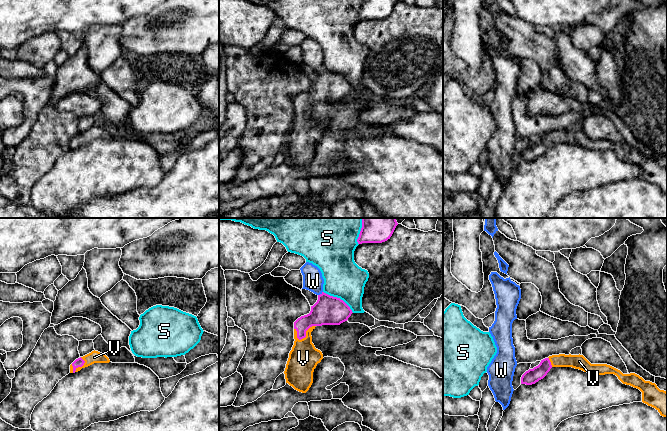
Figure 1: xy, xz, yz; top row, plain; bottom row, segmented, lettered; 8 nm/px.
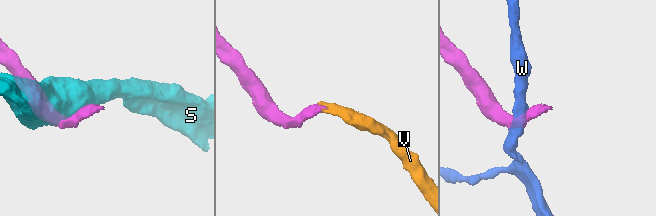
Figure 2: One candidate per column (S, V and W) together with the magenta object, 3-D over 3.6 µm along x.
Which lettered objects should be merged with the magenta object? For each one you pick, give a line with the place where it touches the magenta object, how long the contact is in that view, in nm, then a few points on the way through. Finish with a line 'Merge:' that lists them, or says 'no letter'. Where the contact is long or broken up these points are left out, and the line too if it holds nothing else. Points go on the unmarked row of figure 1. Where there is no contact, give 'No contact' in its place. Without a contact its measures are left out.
V: Touches magenta at xz (305, 110). Shared border 190 nm. Path across: xz (326, 87), (305, 105), (305, 110), (303, 134)
Merge: V

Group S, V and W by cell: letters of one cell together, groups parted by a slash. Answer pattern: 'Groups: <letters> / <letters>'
Groups: S / V / W

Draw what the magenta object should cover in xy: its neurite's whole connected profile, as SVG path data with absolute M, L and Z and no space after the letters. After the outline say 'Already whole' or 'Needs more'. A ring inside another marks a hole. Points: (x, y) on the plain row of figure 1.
M92 127L91 129L76 135L70 141L70 149L75 149L80 147L82 144L88 143L94 139L109 139L109 134L98 127Z. Needs more

